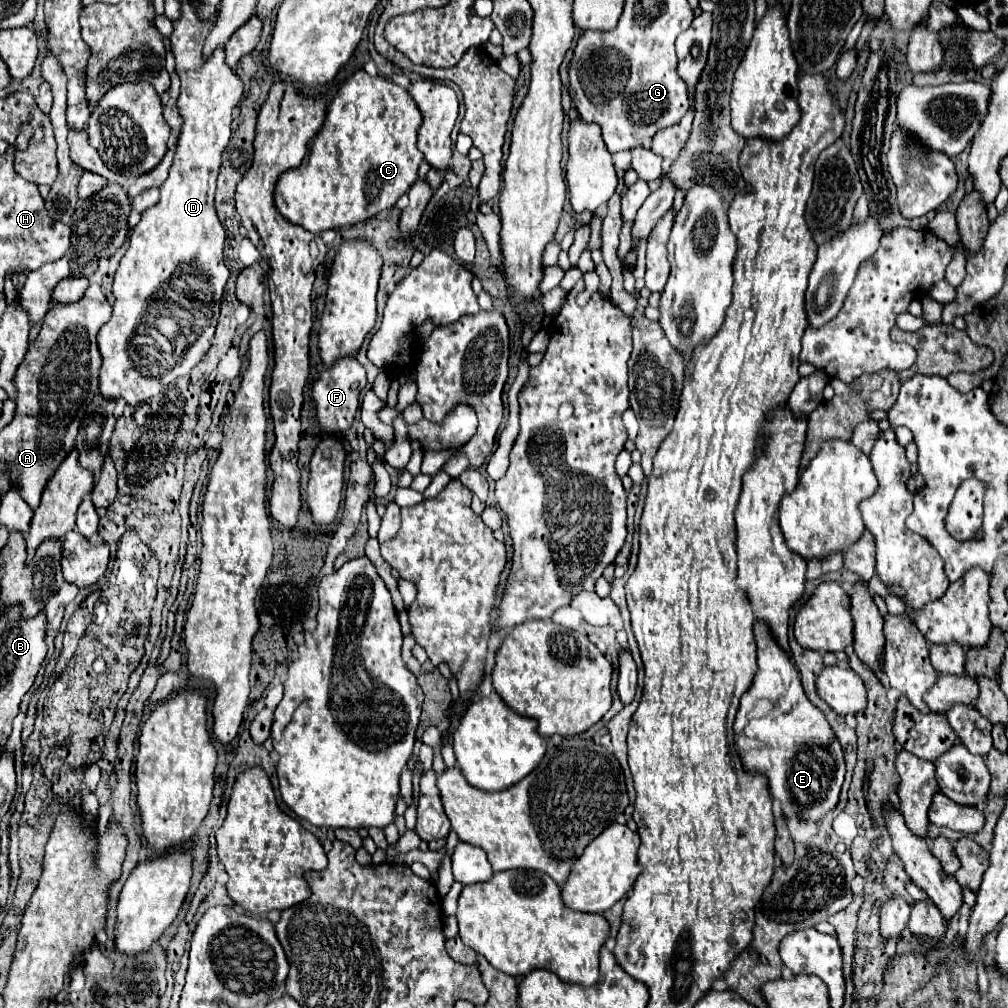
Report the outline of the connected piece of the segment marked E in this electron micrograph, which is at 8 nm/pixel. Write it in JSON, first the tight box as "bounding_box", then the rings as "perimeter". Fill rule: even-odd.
{"bounding_box":[734,622,844,822],"perimeter":[[[754,622],[754,640],[756,640],[756,664],[758,672],[754,672],[754,680],[750,688],[744,692],[740,700],[740,708],[734,722],[736,732],[736,750],[742,756],[744,768],[750,774],[764,774],[770,784],[770,794],[782,802],[782,812],[786,818],[802,818],[802,820],[814,820],[818,822],[824,814],[834,810],[838,804],[840,788],[844,782],[844,756],[840,742],[836,740],[826,716],[808,700],[802,682],[800,672],[794,664],[794,660],[770,640],[770,632]]]}

